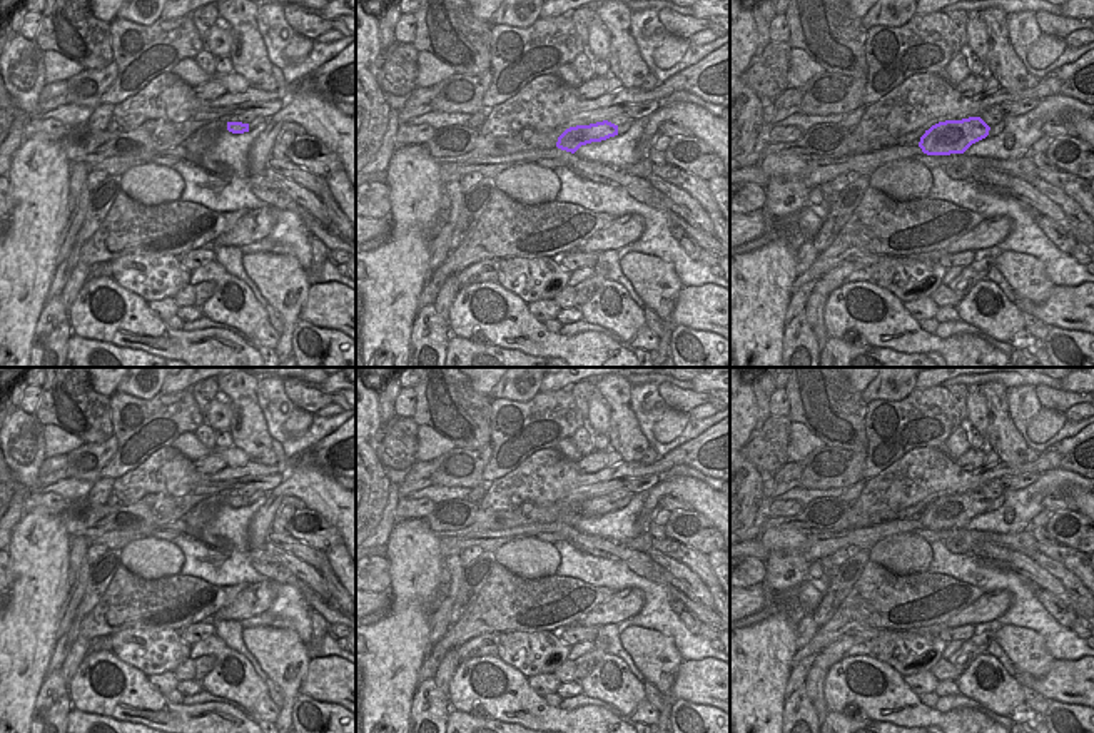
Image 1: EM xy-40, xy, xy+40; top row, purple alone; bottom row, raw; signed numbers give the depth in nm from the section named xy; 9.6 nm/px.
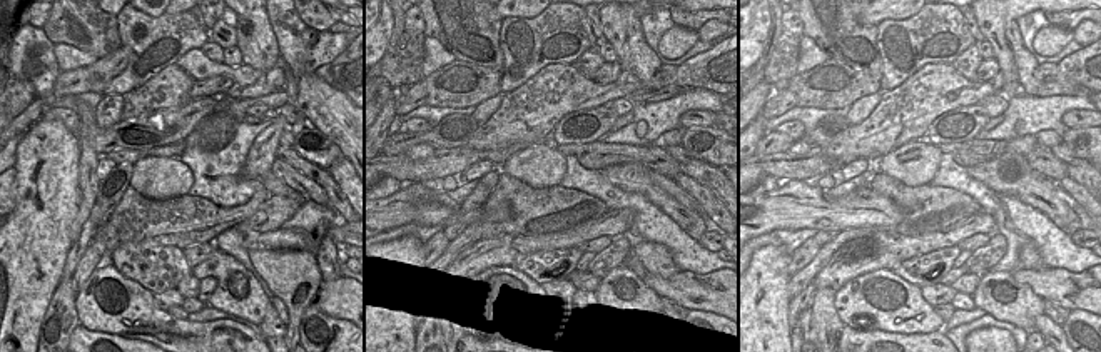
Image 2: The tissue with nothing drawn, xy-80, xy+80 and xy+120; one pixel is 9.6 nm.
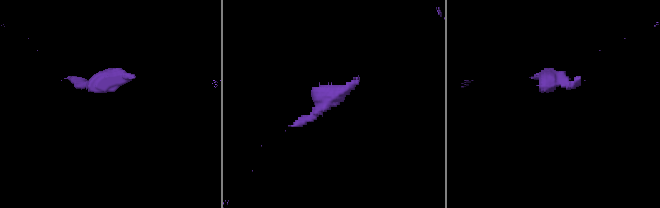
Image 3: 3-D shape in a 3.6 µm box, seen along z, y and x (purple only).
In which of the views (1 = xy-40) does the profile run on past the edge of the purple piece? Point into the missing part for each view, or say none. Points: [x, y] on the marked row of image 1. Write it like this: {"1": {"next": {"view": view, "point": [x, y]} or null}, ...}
{"1": {"next": null}}

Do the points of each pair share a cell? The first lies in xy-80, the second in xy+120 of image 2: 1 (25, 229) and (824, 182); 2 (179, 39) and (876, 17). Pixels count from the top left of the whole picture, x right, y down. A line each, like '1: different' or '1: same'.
1: different
2: different

